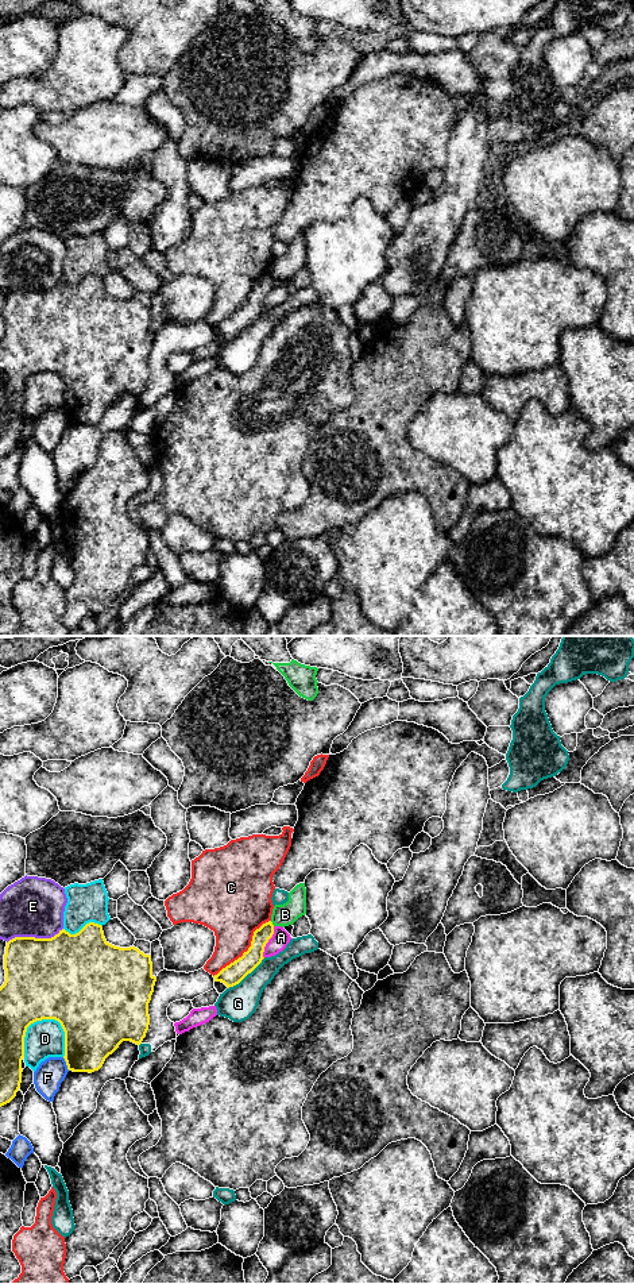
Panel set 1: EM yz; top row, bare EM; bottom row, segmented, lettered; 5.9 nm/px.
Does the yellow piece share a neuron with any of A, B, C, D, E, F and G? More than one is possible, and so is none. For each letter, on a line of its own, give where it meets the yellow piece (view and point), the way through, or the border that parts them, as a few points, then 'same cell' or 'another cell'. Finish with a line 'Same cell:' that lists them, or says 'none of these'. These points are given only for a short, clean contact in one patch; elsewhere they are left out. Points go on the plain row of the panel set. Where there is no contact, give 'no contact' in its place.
A: contact yz (267, 293); border yz (274, 278), (274, 285), (265, 297), (263, 309); another cell
B: contact yz (271, 276); border yz (270, 273), (274, 277); another cell
C: contact yz (248, 301); another cell
D: contact yz (30, 376); another cell
E: contact yz (34, 289); another cell
F: contact yz (66, 416); border yz (62, 409), (69, 421); another cell
G: contact yz (246, 327); another cell
Same cell: none of these

